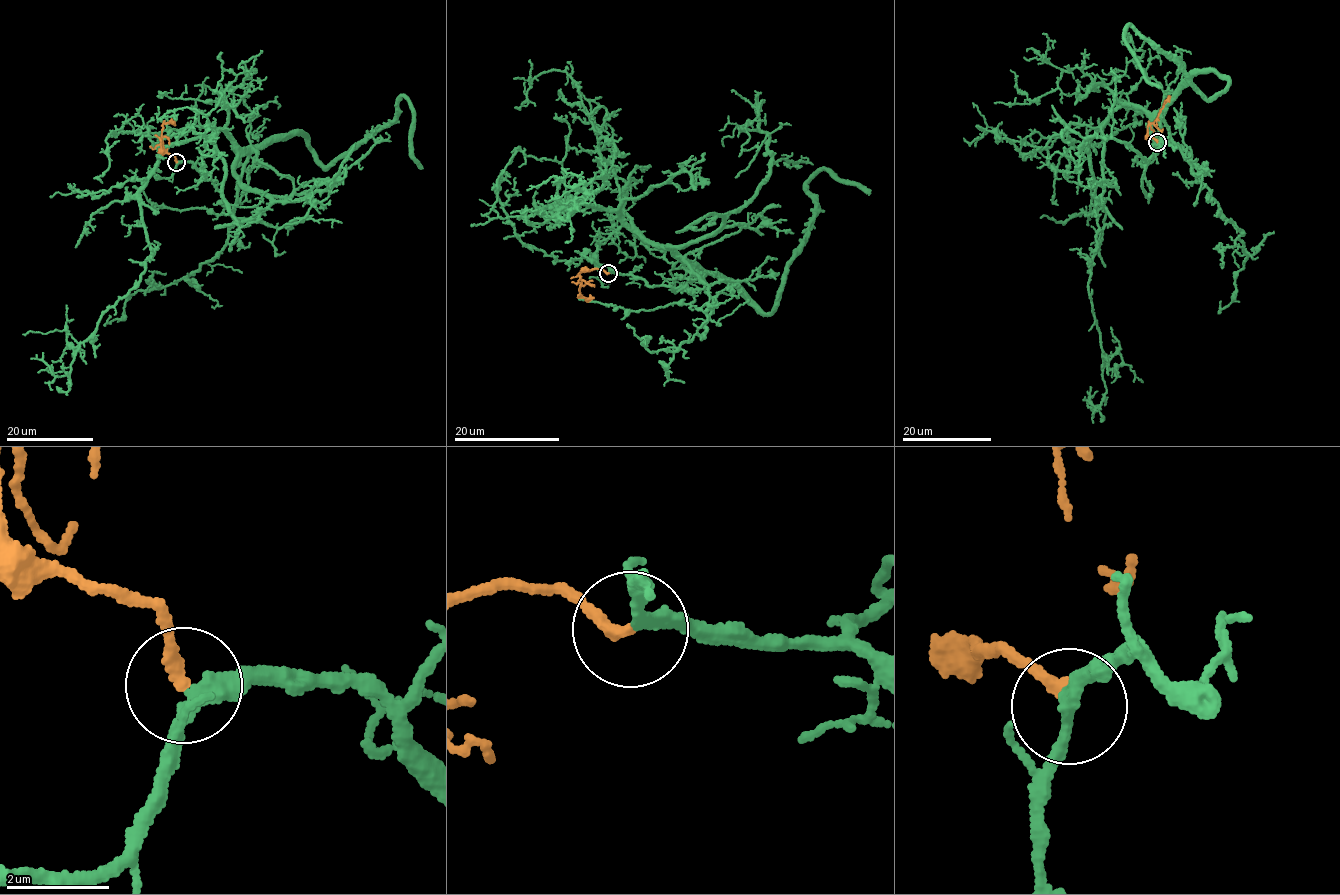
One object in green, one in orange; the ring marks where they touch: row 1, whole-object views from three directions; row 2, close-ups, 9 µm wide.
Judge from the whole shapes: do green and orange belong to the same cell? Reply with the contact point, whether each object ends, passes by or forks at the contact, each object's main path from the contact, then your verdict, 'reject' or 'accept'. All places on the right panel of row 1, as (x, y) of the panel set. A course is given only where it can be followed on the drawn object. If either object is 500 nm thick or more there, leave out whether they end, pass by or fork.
place (1157, 142); green passes by; orange ends; course green (1156, 142), (1182, 146), (1196, 175), (1161, 116), (1129, 105), (1088, 147), (1106, 388), (1090, 396); course orange (1156, 142), (1148, 137), (1148, 126), (1168, 100), (1165, 100); accept

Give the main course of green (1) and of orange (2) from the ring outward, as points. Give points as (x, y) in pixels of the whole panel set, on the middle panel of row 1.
1: (608, 273), (704, 285), (616, 212), (565, 205), (601, 188), (606, 171), (577, 193), (554, 176), (526, 190)
2: (608, 273), (593, 268), (580, 273), (578, 295), (589, 298), (589, 294)

